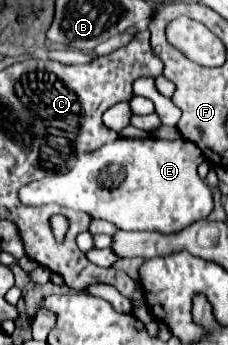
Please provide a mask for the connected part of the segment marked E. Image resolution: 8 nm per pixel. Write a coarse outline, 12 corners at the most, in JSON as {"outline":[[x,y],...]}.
{"outline":[[118,138],[20,188],[120,230],[206,218],[204,156],[178,138]]}

